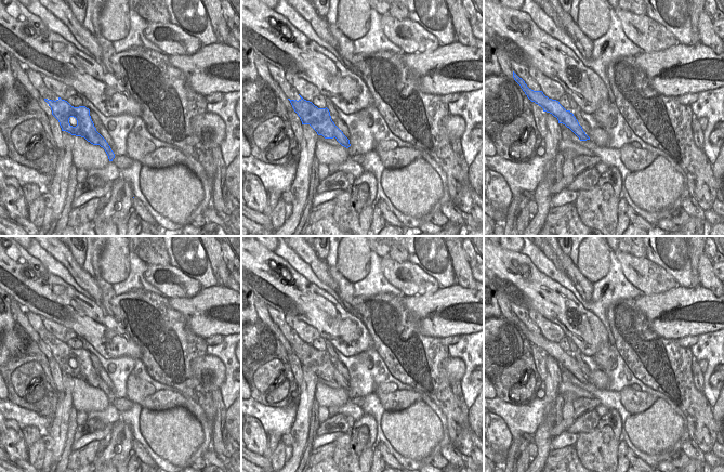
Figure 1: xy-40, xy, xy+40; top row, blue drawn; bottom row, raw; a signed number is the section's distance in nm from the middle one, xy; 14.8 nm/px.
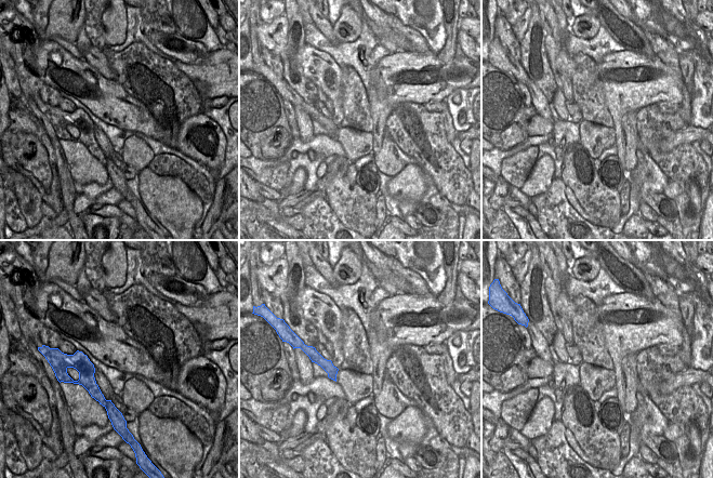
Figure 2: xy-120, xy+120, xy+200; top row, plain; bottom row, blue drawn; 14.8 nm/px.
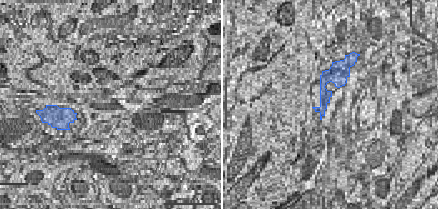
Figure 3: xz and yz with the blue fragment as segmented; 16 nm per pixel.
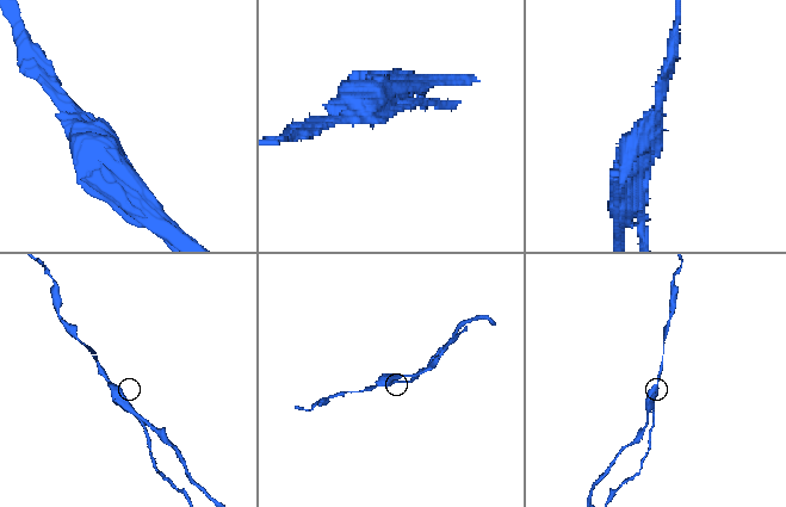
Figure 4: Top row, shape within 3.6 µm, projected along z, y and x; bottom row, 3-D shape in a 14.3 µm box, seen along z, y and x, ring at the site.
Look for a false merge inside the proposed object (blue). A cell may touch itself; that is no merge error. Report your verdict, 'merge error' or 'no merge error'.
merge error

